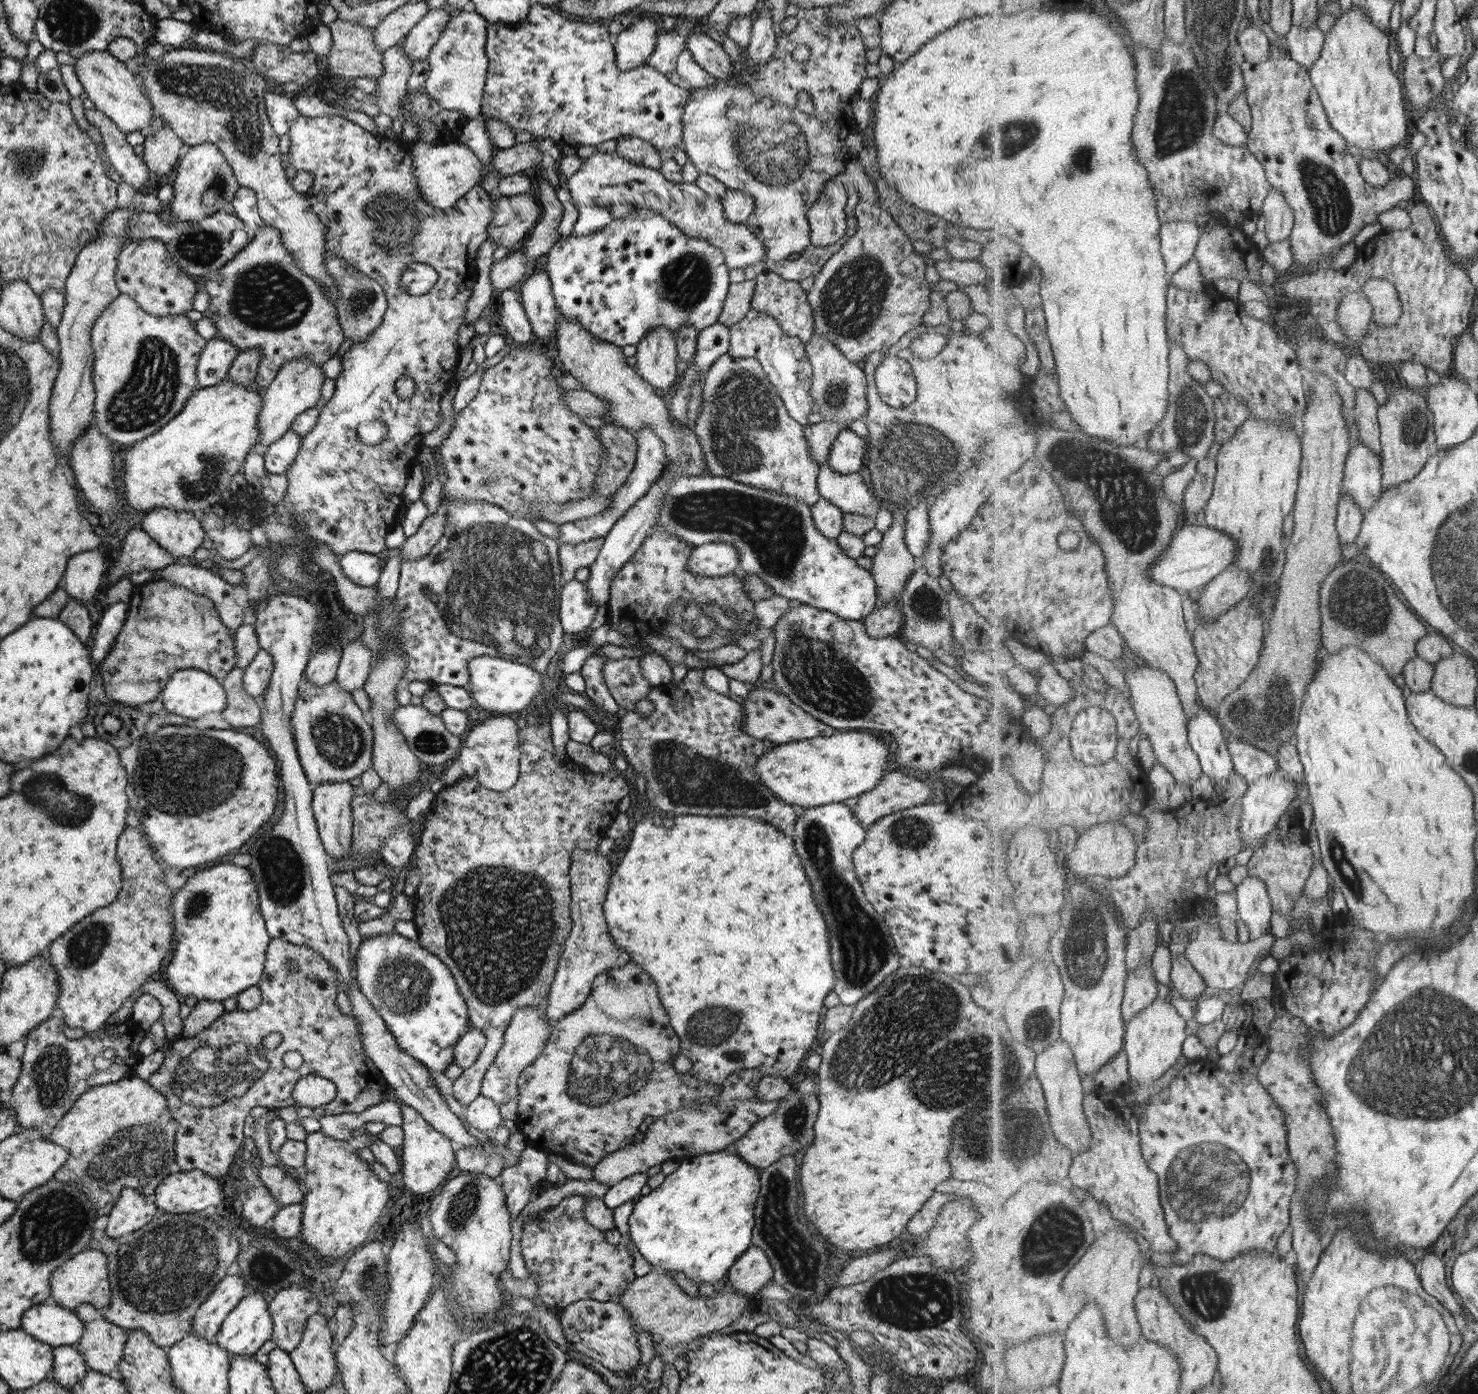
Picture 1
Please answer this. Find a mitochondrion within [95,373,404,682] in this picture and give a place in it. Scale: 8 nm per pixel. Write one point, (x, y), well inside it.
(201, 481)

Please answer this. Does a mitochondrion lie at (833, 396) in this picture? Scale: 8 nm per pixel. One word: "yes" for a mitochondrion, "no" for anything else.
yes

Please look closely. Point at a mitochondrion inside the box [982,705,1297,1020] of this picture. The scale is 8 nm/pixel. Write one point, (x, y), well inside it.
(1087, 961)

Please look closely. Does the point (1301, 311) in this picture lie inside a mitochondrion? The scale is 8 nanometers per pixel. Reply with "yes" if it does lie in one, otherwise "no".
no

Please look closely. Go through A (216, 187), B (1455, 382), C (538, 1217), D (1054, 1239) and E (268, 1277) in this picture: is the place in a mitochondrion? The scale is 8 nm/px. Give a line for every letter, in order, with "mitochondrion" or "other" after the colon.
A: mitochondrion
B: other
C: other
D: mitochondrion
E: other

